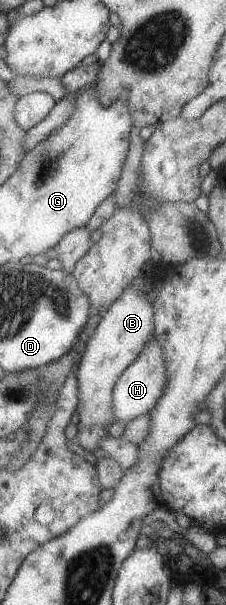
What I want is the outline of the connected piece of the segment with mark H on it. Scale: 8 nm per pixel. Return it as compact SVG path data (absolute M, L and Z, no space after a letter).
M152 336L138 358L135 358L134 362L122 373L122 376L116 380L116 386L112 390L112 410L114 410L114 420L112 422L114 424L126 424L130 420L150 412L156 406L158 398L162 396L164 388L166 388L166 362L164 362L162 346Z

